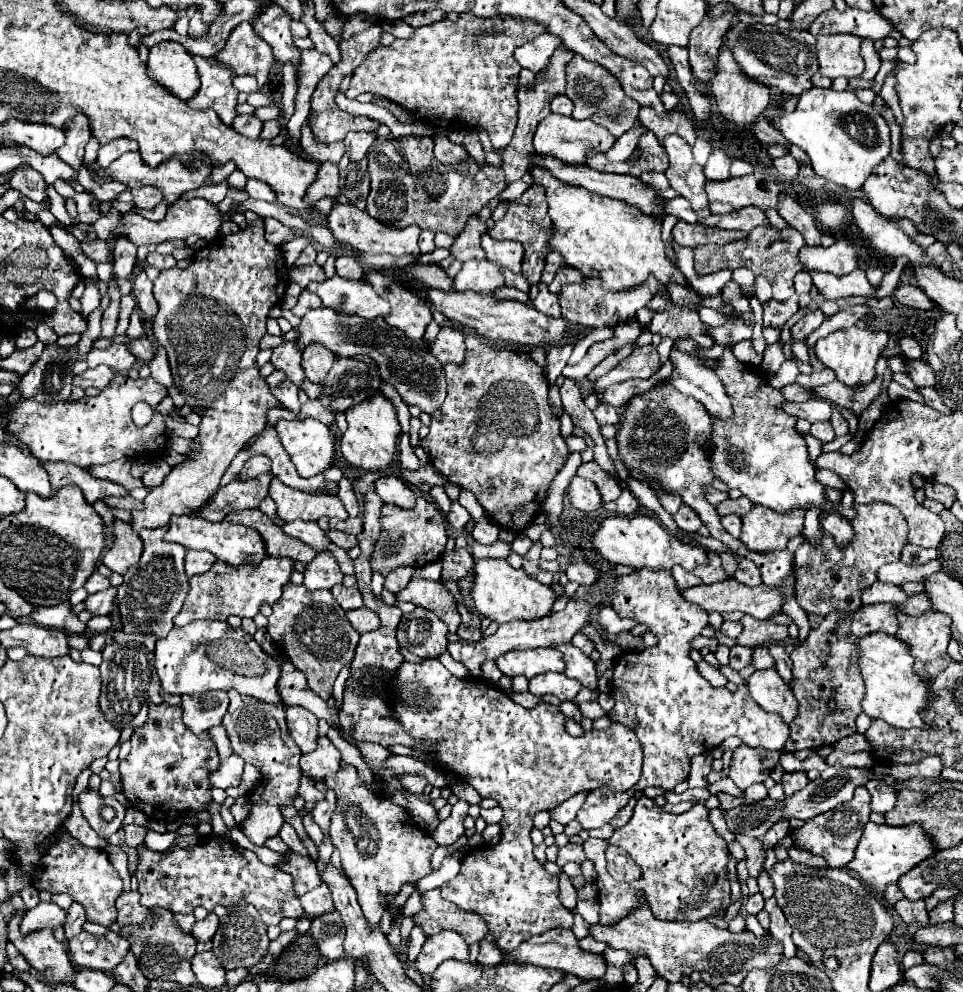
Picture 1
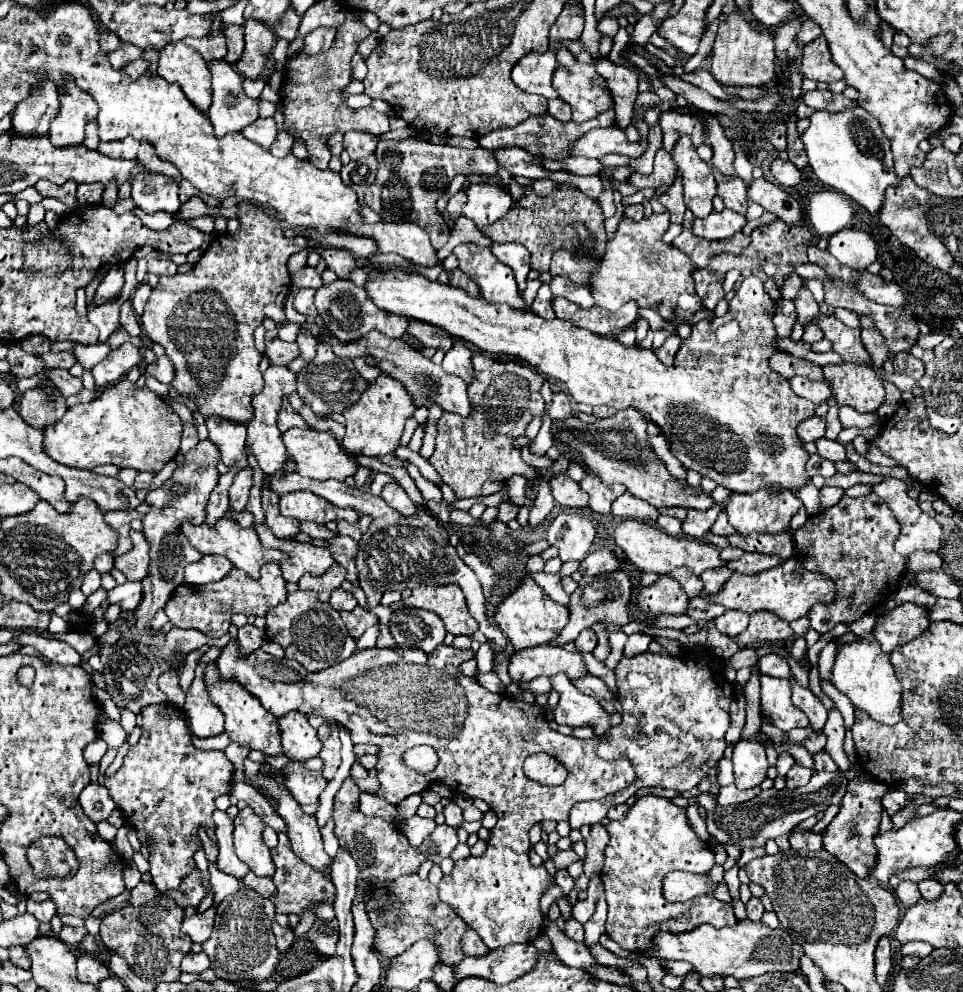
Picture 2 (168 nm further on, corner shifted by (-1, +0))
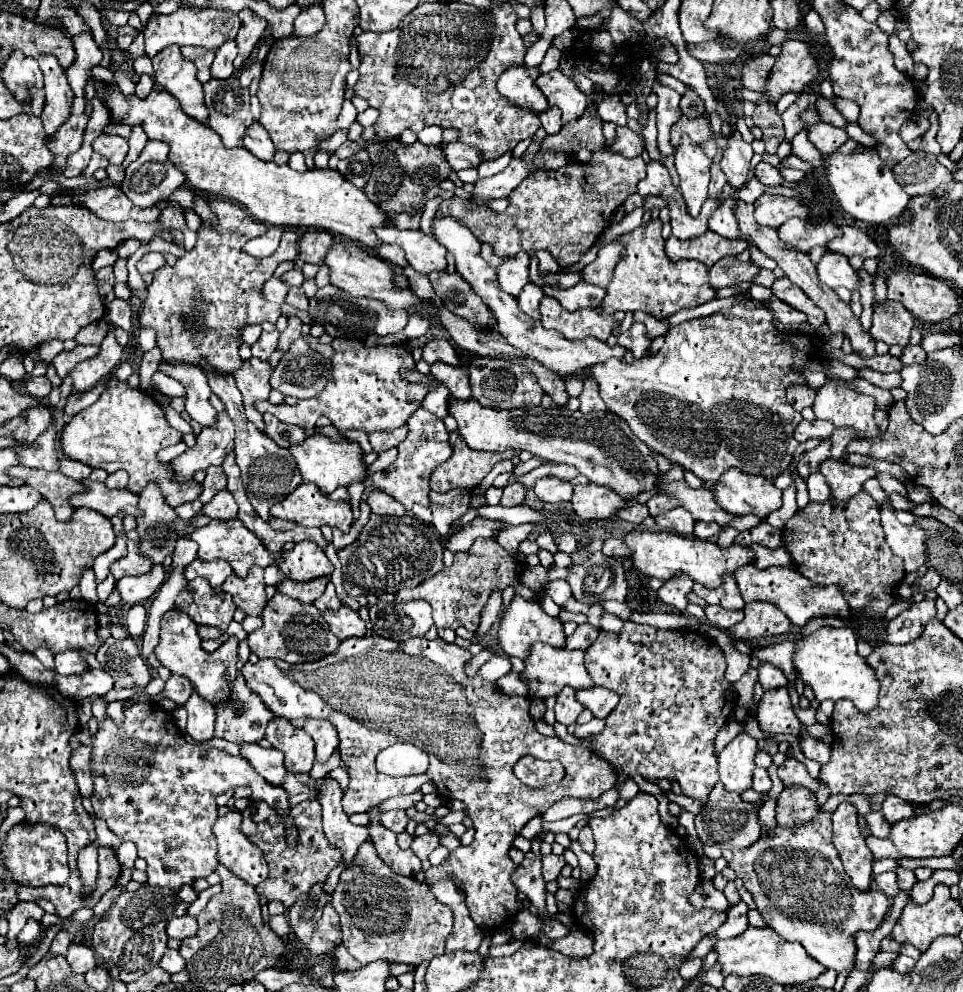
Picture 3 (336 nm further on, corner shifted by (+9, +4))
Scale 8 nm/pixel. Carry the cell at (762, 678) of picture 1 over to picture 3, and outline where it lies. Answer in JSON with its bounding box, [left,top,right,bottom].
[756,688,800,738]

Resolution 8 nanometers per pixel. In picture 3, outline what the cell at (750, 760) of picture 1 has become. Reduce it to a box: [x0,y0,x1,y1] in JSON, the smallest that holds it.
[718,732,756,794]

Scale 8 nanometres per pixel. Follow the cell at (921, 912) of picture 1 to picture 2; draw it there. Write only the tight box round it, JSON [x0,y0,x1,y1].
[896,882,922,908]

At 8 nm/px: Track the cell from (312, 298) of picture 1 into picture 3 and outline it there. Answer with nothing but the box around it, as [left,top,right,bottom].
[286,288,308,310]

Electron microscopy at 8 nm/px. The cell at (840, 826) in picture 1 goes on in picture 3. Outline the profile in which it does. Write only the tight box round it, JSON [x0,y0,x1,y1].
[832,802,872,892]

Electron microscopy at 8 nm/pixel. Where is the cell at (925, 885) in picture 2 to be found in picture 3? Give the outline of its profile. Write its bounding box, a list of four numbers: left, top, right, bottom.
[896,868,916,892]

